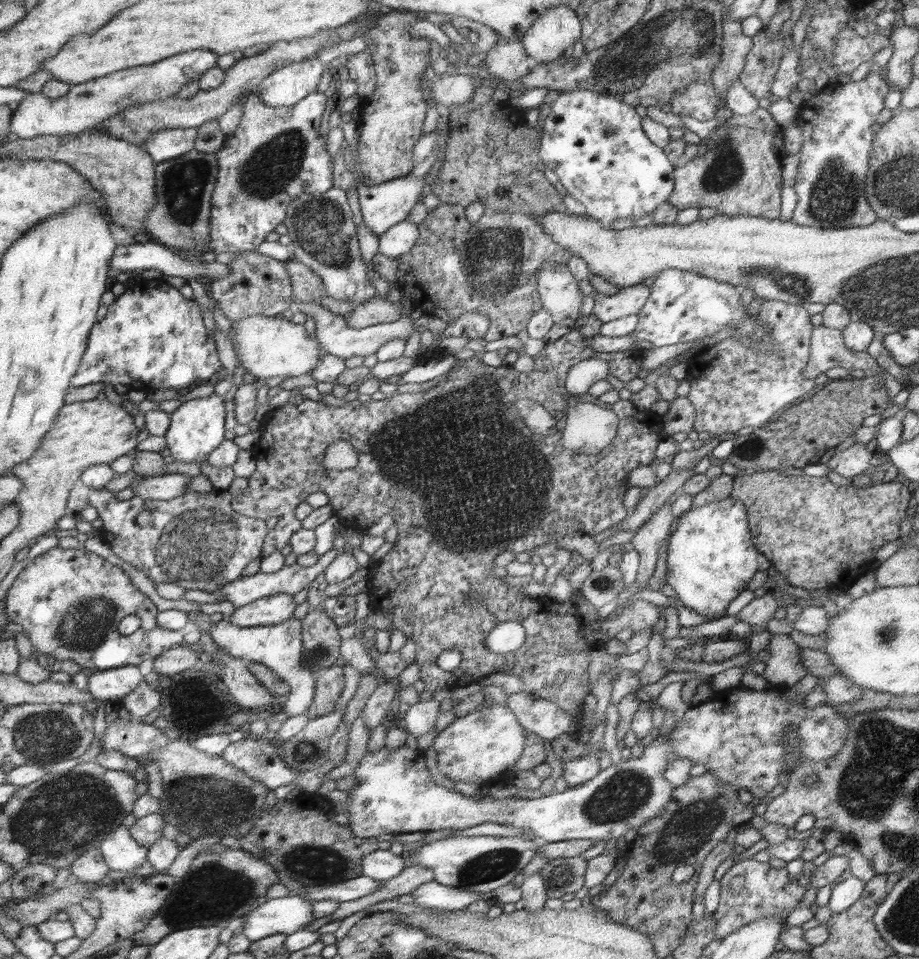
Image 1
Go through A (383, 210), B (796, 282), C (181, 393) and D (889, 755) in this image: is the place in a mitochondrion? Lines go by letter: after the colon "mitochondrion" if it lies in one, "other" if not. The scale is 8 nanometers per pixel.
A: other
B: mitochondrion
C: other
D: mitochondrion

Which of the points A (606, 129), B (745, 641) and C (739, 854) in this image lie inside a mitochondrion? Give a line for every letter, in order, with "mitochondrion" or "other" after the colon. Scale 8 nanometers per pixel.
A: mitochondrion
B: other
C: other

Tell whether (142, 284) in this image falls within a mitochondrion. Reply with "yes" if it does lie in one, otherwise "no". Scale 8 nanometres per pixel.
no

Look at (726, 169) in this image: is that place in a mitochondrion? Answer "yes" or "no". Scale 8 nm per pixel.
yes

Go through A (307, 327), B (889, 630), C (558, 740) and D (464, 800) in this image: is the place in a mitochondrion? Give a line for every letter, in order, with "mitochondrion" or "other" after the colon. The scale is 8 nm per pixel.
A: other
B: mitochondrion
C: other
D: other

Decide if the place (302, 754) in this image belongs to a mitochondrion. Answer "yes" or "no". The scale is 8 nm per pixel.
yes

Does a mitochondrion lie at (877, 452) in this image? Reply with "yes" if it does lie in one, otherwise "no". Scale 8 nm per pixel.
no

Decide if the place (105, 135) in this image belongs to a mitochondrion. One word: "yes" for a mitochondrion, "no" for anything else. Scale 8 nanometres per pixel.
no

